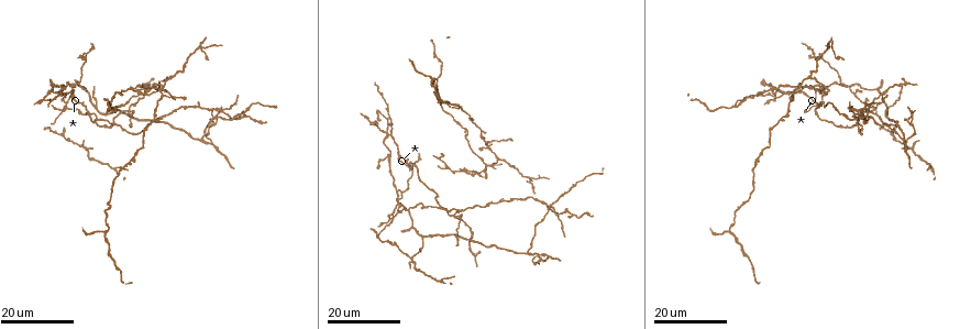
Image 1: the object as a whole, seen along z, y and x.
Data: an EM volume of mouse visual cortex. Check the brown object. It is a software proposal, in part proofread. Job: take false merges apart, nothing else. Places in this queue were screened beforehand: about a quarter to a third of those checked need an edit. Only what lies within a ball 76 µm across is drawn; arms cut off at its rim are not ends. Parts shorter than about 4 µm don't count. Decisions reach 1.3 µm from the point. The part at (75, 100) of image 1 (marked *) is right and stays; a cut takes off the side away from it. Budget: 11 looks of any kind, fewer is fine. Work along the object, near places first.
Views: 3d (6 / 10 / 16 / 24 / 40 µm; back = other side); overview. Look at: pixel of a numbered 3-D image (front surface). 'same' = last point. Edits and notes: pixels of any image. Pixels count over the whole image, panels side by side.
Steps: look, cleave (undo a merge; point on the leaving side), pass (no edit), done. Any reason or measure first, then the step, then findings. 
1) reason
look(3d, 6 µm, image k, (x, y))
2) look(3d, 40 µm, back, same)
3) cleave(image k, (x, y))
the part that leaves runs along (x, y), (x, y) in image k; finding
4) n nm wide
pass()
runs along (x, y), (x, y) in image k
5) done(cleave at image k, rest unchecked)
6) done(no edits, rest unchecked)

four-way junction
look(3d, 16 µm, image 1, (438, 209))

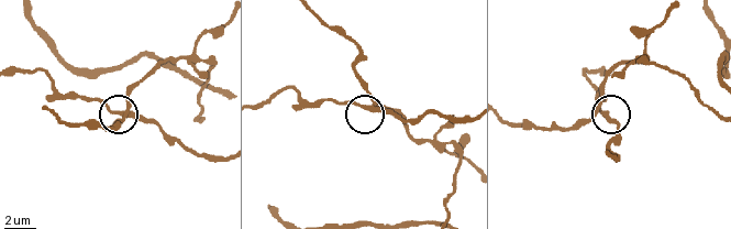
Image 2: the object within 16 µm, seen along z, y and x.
look(3d, 10 µm, image 2, (367, 107))

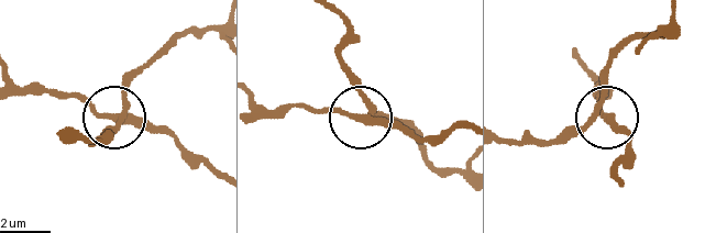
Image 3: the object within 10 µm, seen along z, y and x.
270 nm wide
pass()
runs along (336, 12), (349, 37), (342, 63), (365, 117), (421, 137) in image 3; one neuron here

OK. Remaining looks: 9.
four or more arms meet
look(3d, 16 µm, image 1, (455, 216))

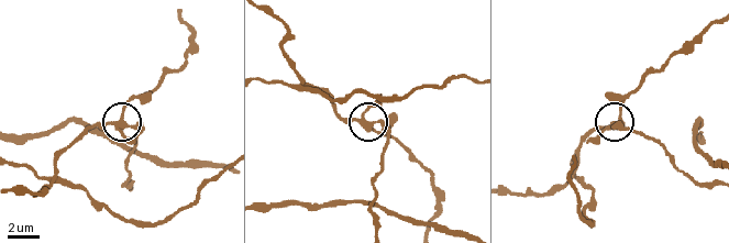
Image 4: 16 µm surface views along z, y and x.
look(3d, 6 µm, image 4, (120, 117))

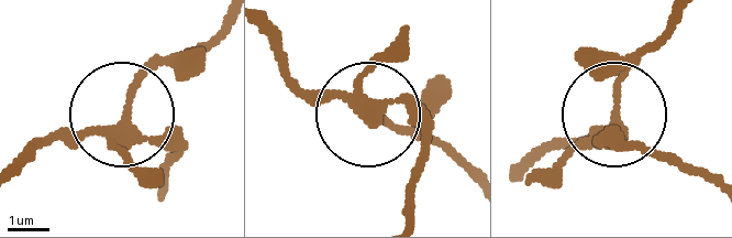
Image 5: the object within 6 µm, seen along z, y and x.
4 arms
pass()
runs along (17, 166), (37, 145), (121, 121), (180, 153) in image 5; one neuron here

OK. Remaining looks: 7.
thin arm on a thick one
look(3d, 24 µm, image 1, (490, 141))

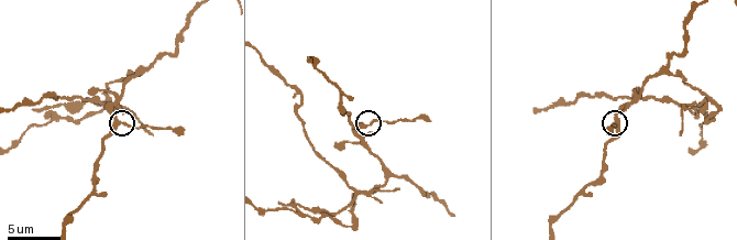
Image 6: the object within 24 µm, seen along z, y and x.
look(3d, 6 µm, image 6, (369, 126))

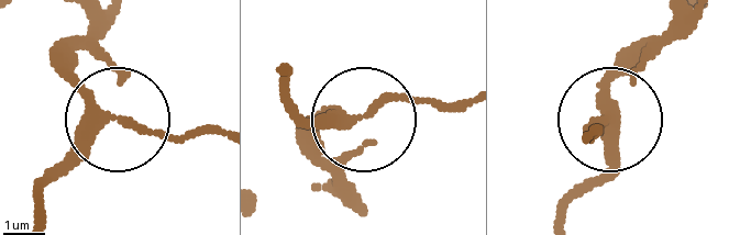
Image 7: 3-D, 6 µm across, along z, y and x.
look(3d, 6 µm, back, image 7, (362, 117))

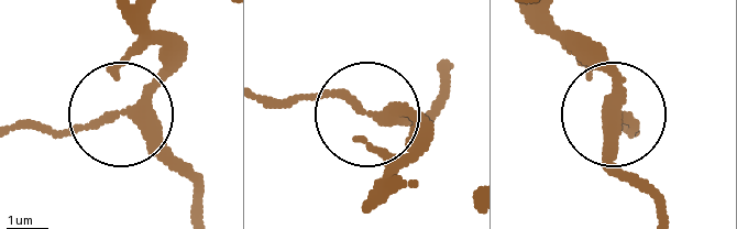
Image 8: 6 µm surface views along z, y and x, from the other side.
pass()
runs along (123, 9), (158, 51), (152, 83), (110, 113), (25, 124) in image 8; one neuron here

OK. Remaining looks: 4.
three arms meet
look(3d, 16 µm, image 6, (667, 69))

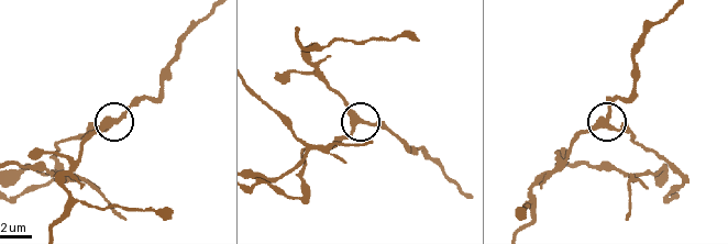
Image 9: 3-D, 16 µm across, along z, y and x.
look(3d, 16 µm, back, image 9, (607, 120))

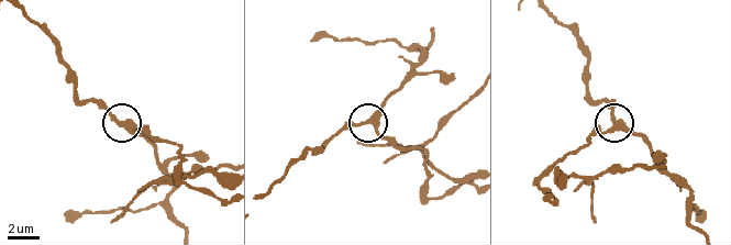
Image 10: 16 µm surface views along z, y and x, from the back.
3 arms
pass()
runs along (551, 197), (540, 184), (543, 177), (612, 125), (608, 99) in image 10; continuous, no second neuron

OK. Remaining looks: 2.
three arms meet
look(3d, 10 µm, image 6, (355, 191))

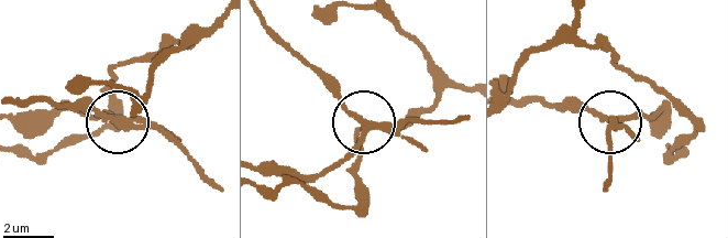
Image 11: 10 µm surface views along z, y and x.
3 arms
cleave(image 11, (165, 134))
the part that leaves runs along (374, 126), (319, 172), (262, 168) in image 11; two neurons meet here

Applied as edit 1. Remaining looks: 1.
done(cleave at image 11, rest unchecked)

